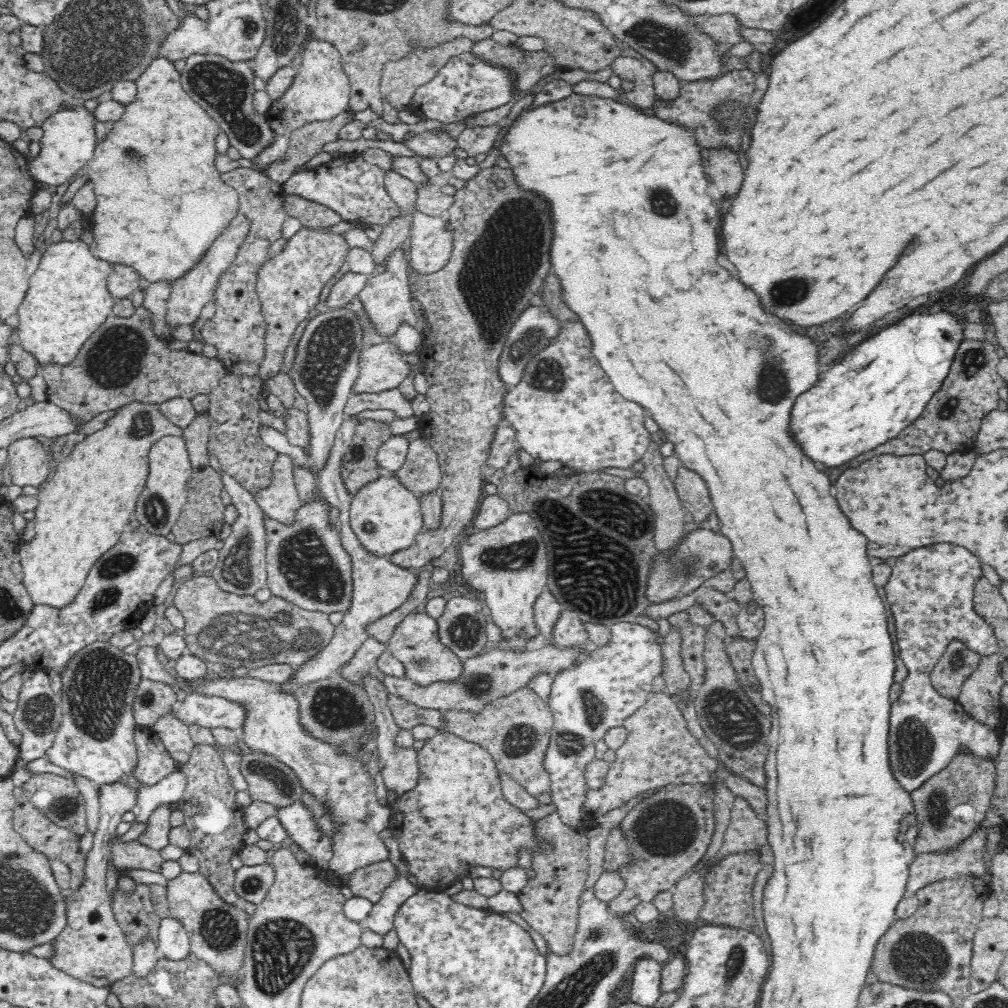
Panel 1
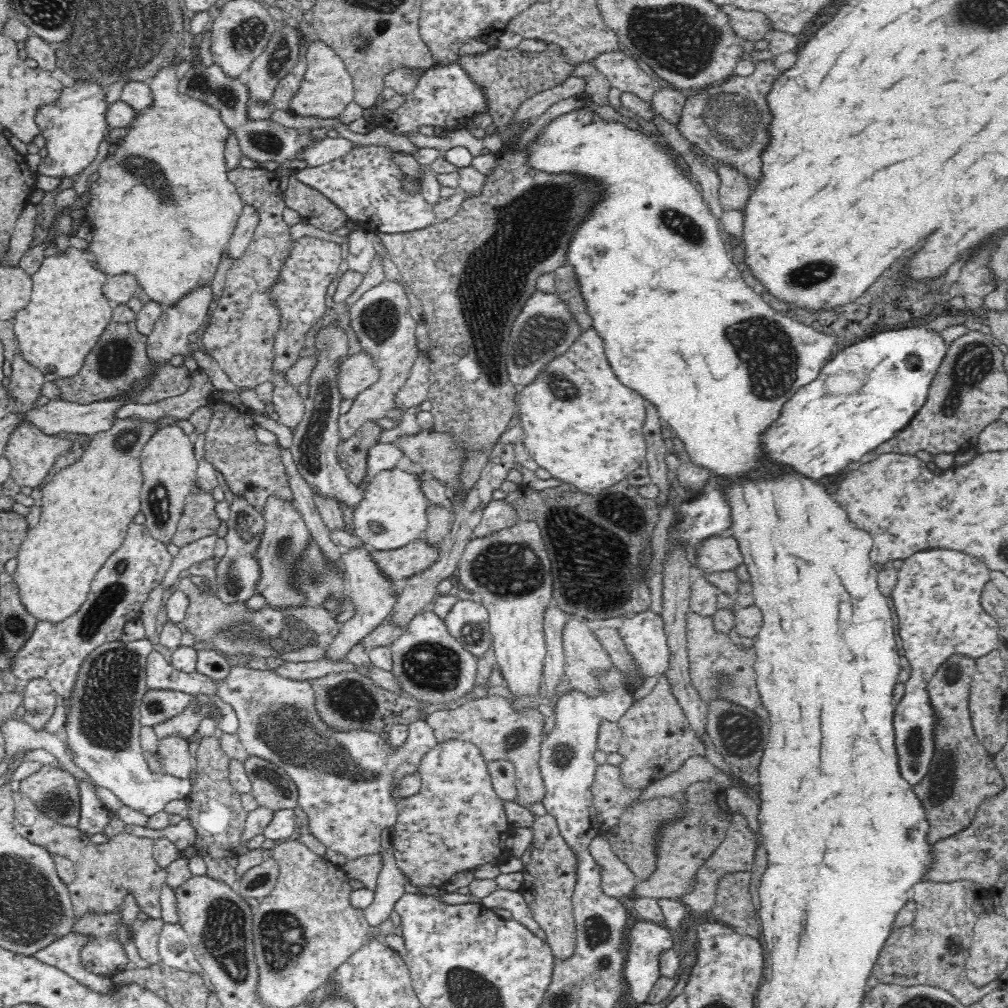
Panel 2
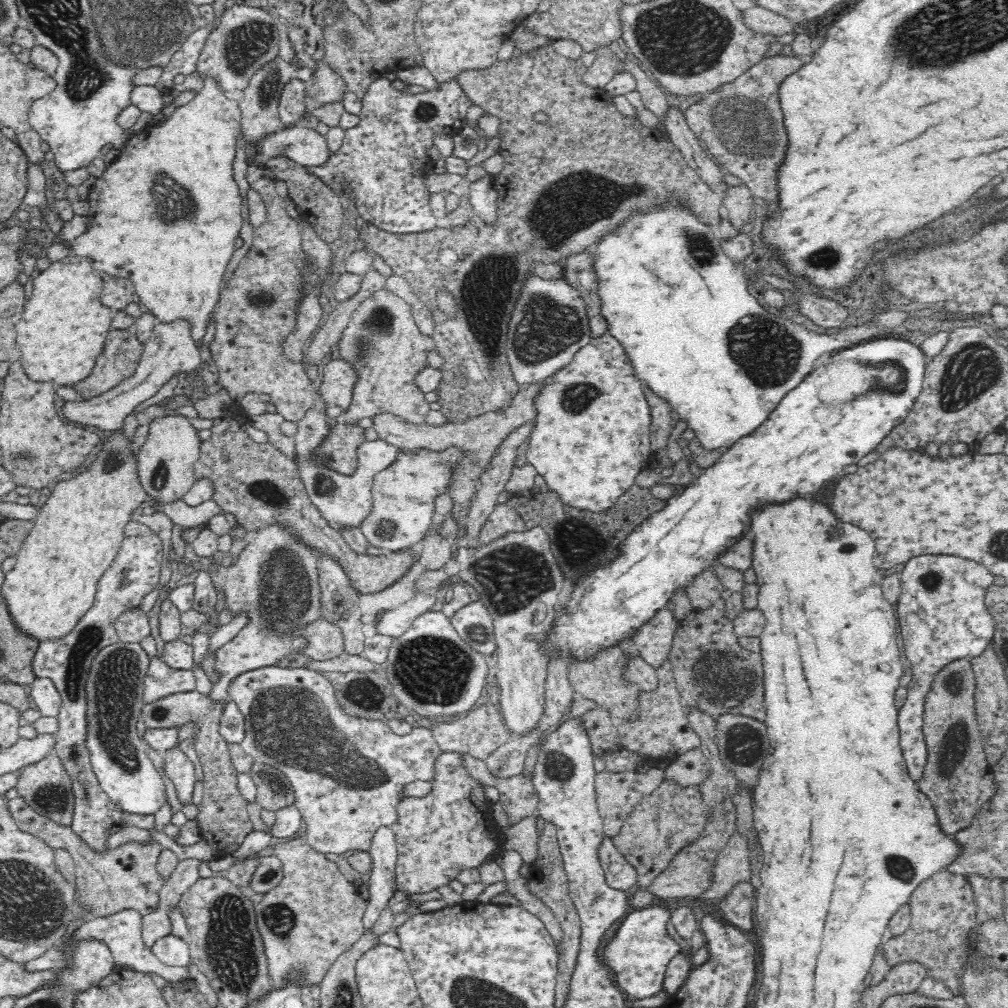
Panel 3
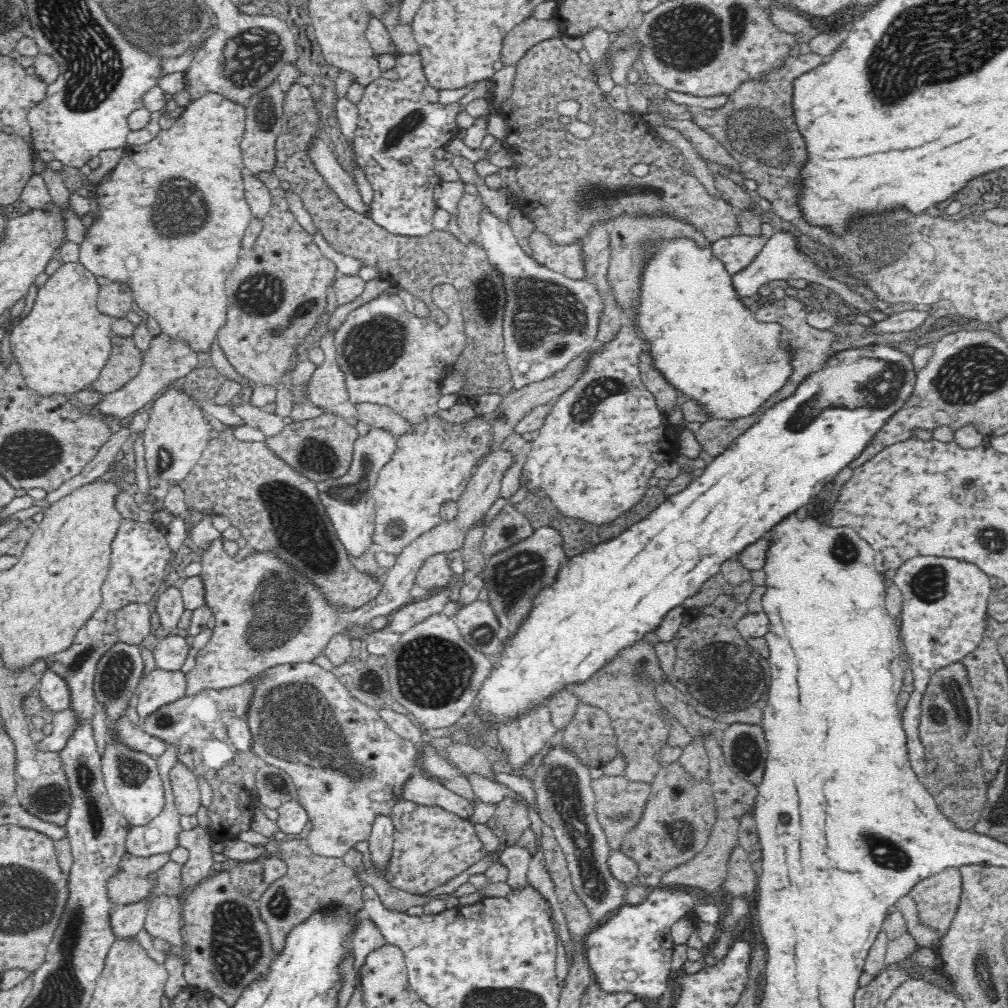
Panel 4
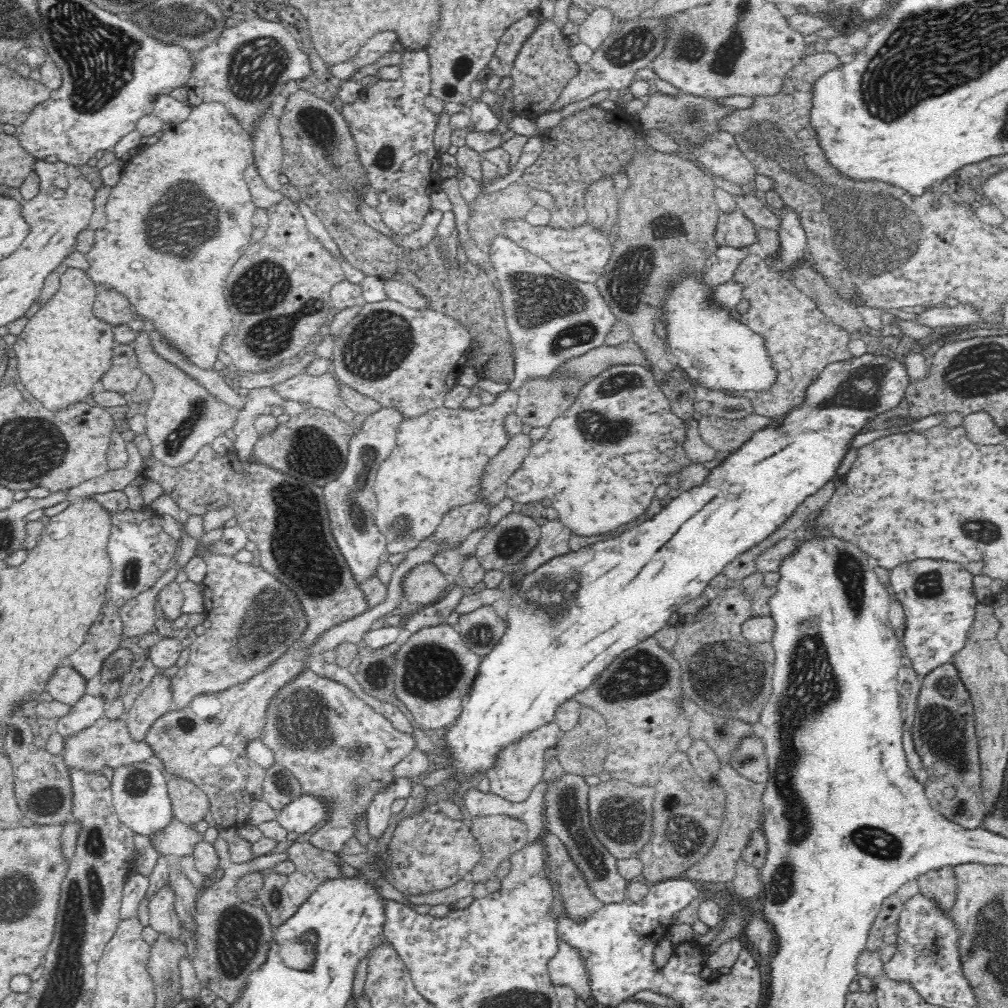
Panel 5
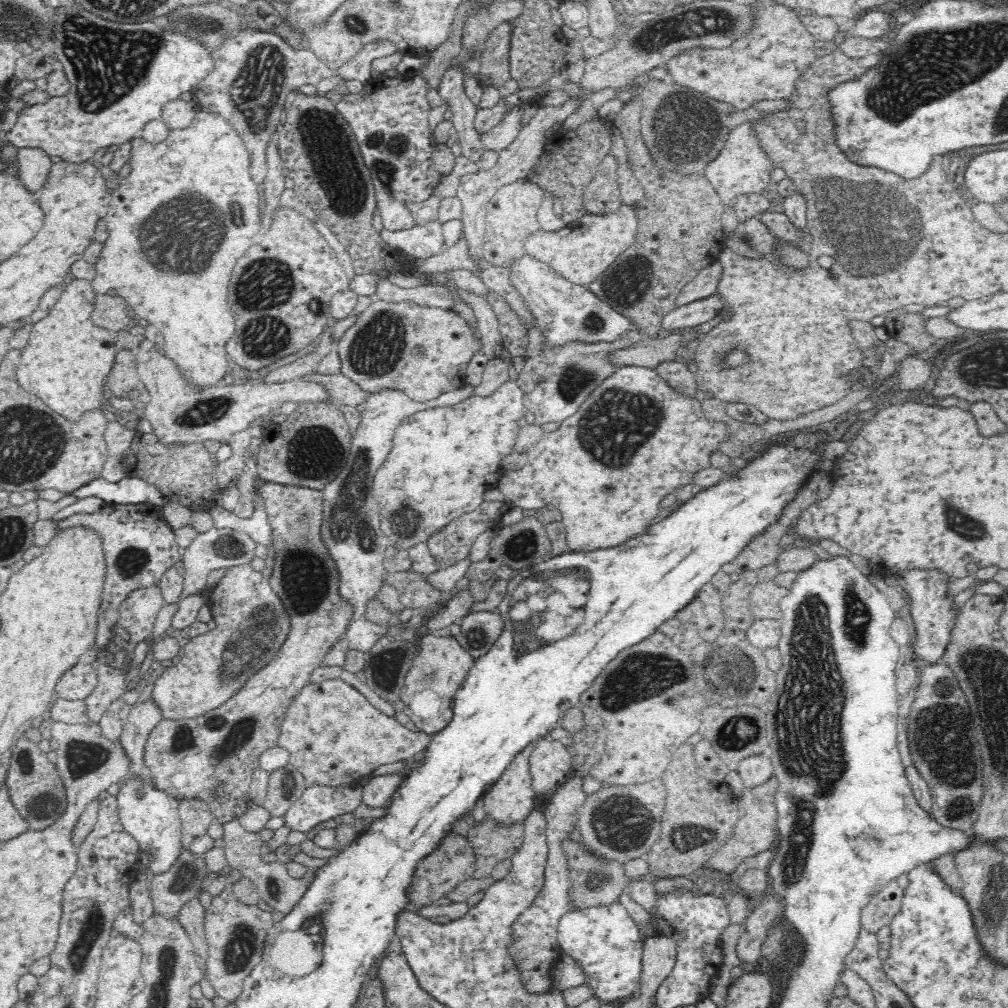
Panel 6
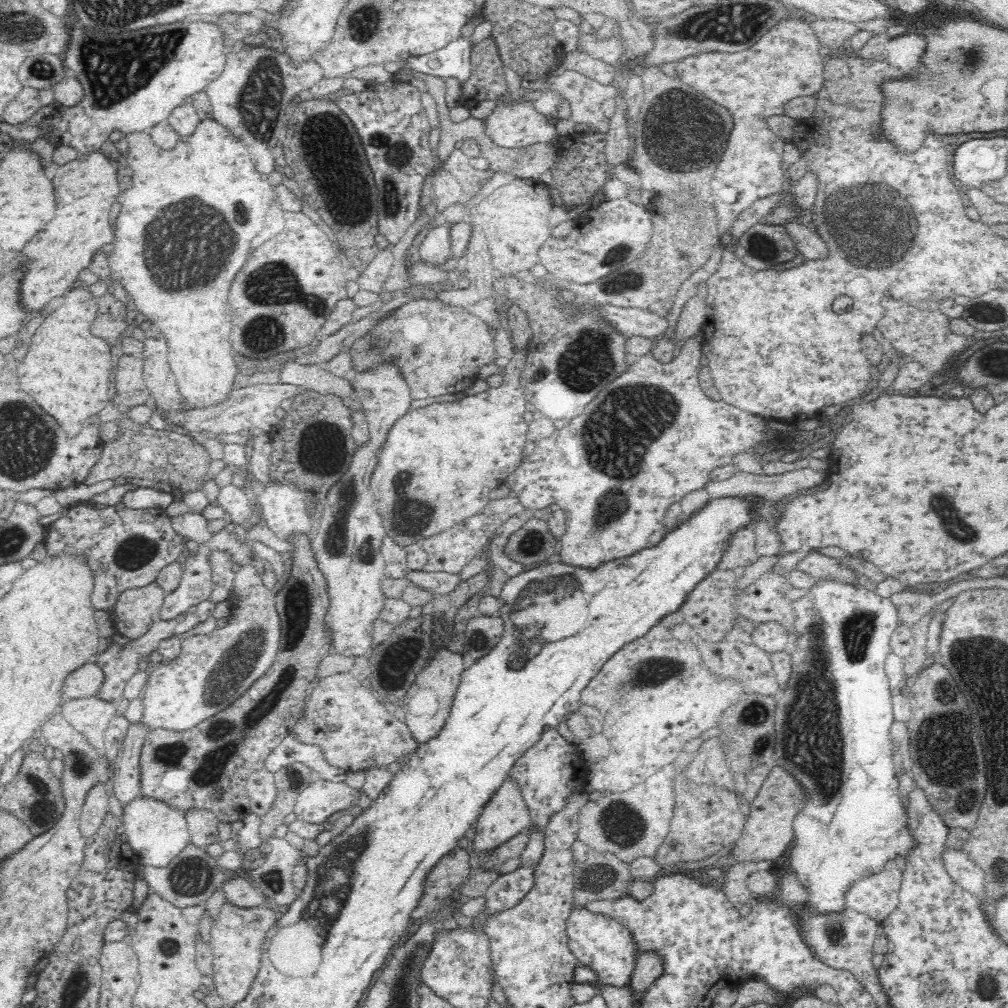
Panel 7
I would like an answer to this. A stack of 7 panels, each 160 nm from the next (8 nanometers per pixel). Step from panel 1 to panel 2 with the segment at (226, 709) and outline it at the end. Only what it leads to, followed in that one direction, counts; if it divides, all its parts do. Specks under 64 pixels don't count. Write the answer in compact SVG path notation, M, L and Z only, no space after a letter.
M192 700L192 704L178 716L166 720L162 724L153 726L154 734L158 740L164 740L164 738L170 738L175 736L176 738L188 739L199 728L201 718L206 713L212 713L214 719L219 719L219 710L213 703L204 704L199 710L196 709L196 701Z

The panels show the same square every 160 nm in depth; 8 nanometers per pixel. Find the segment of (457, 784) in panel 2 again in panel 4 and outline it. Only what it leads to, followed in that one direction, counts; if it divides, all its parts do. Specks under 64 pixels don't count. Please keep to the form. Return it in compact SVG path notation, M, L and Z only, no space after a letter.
M400 798L391 810L391 818L395 831L393 832L393 850L384 870L391 886L408 891L413 895L426 894L434 888L440 888L454 877L459 876L486 856L484 844L478 838L474 823L470 819L460 818L451 812L446 812L438 806L424 806Z

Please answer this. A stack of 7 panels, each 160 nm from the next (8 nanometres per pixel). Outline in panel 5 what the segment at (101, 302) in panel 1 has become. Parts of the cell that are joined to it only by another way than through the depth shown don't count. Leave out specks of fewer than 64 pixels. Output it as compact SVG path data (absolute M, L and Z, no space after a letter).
M65 267L61 271L60 288L54 300L46 304L46 308L38 310L32 318L32 322L19 334L20 340L16 342L16 336L10 340L10 347L16 352L18 363L18 377L26 391L36 398L45 408L55 412L63 412L72 406L82 403L90 394L95 392L95 385L108 373L113 366L114 348L116 341L112 332L112 326L100 322L94 316L93 304L96 298L96 290L99 290L91 278L83 270L72 270Z

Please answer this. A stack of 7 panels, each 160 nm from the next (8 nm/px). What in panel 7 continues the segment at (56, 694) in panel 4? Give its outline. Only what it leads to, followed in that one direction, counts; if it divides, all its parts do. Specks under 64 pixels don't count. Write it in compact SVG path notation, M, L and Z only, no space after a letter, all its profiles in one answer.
M88 662L67 676L62 692L70 699L95 698L103 682L103 670L96 663Z

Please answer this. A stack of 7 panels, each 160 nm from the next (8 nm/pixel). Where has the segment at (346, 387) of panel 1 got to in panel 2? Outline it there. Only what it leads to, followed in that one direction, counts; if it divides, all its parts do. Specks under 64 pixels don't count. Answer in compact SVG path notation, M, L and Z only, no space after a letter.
M332 322L331 325L318 327L314 335L314 354L318 358L318 367L308 380L309 394L305 403L305 413L301 422L294 428L290 452L296 461L297 469L303 479L311 486L317 496L328 498L336 504L344 505L354 512L363 502L366 487L371 479L378 476L379 472L396 467L398 460L404 456L392 443L374 444L368 447L366 453L365 477L358 484L354 484L346 471L339 465L336 458L336 447L341 438L339 436L338 419L340 417L340 402L342 397L338 393L336 374L345 357L348 357L349 339L344 328Z

